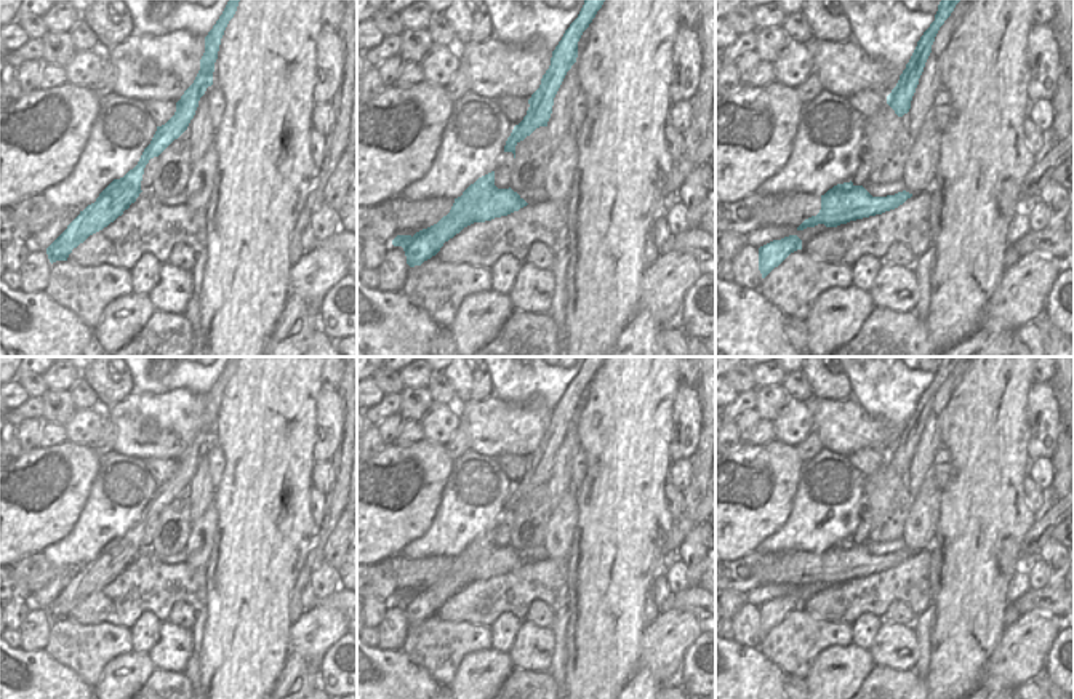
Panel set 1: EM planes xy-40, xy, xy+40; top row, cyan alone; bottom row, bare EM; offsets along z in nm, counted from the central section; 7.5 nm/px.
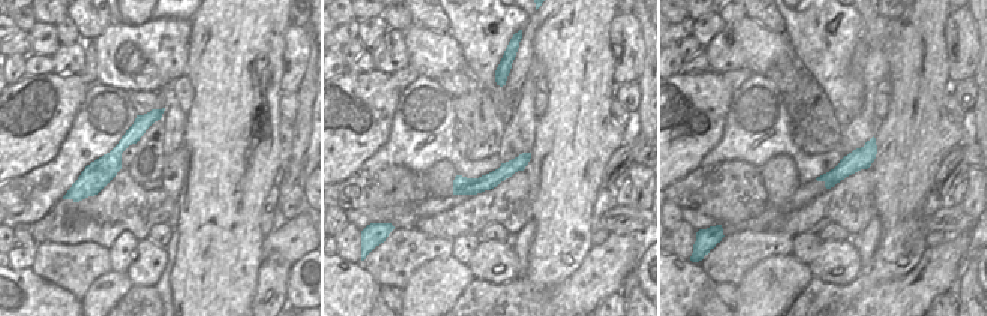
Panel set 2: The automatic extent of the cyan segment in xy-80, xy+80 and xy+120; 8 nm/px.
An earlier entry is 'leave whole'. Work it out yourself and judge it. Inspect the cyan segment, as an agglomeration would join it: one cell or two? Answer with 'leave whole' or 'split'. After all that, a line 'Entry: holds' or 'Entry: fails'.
split
Entry: fails

